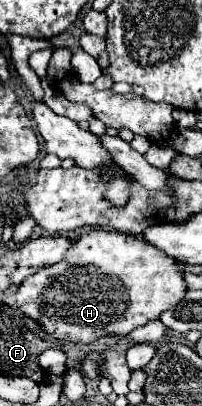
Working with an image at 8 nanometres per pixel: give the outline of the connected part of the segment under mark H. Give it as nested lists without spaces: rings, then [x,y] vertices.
[[[92,229],[82,233],[70,245],[66,257],[22,281],[16,291],[16,303],[24,315],[34,319],[50,337],[58,343],[92,343],[106,335],[124,337],[136,327],[158,319],[166,309],[174,309],[186,293],[186,283],[176,261],[166,253],[136,235],[126,235],[120,231]]]

